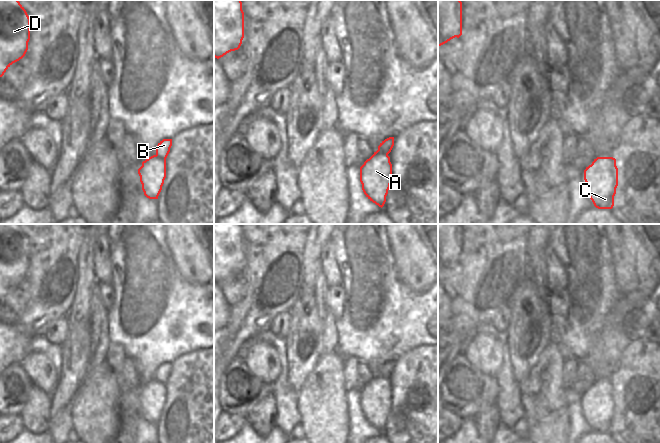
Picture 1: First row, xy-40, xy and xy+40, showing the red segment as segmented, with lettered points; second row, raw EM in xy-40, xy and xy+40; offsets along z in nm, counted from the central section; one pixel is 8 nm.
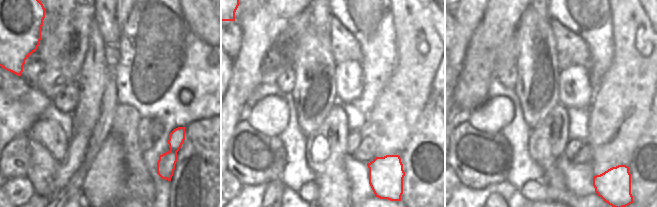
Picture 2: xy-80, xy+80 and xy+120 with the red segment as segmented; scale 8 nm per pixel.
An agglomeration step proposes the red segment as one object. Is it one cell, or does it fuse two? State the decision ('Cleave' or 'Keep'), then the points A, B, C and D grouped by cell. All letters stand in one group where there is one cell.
Cleave. Groups: A C / B D

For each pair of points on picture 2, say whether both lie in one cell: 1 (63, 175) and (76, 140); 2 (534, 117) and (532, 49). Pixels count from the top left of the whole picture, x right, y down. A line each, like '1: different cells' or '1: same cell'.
1: same cell
2: same cell

